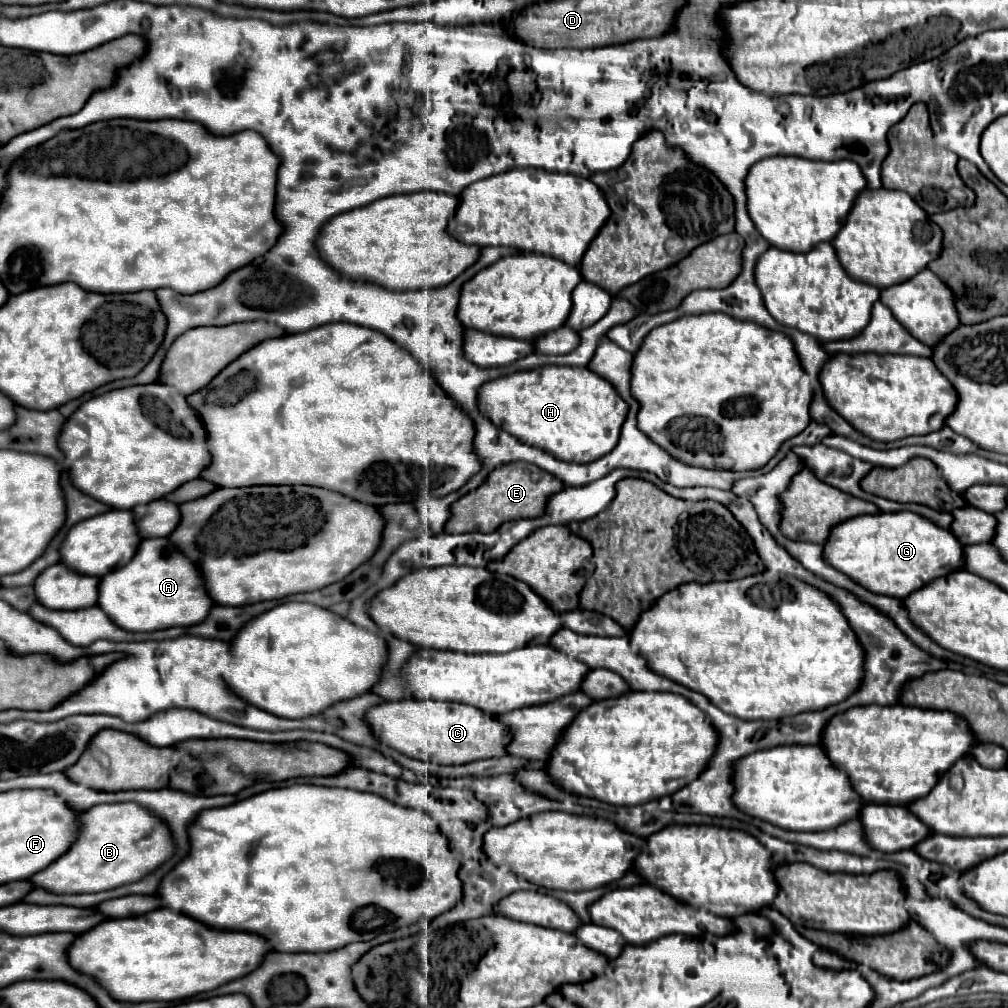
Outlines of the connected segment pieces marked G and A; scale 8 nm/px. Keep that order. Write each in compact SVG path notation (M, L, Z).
M879 512L839 522L827 536L823 556L831 568L845 572L863 588L893 598L905 598L933 578L963 568L963 546L959 540L915 512Z
M167 538L141 540L133 560L99 580L97 606L127 632L155 632L171 626L193 626L205 620L213 600L207 596L201 572Z

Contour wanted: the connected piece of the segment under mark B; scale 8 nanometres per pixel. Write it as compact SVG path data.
M133 802L97 804L97 808L81 812L77 822L79 832L71 848L29 878L35 888L43 888L53 894L85 894L117 888L143 878L173 852L167 826L149 810Z

